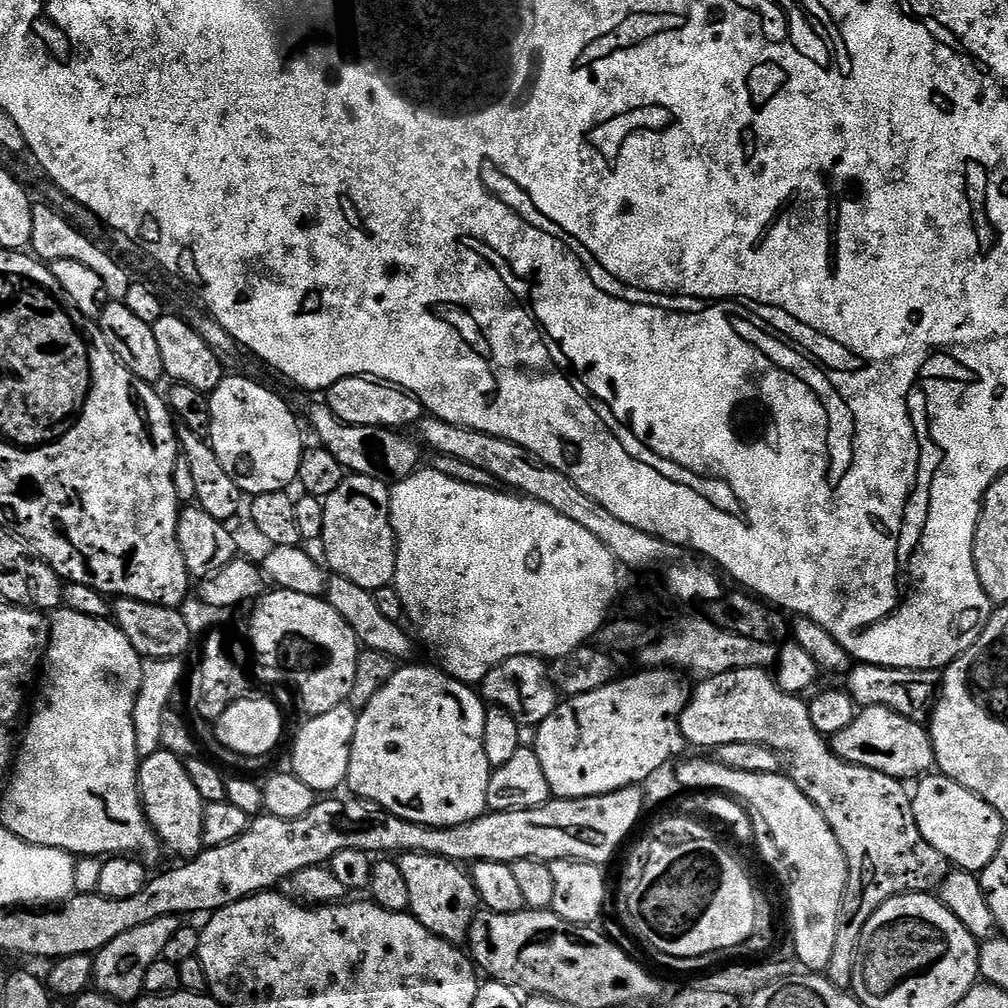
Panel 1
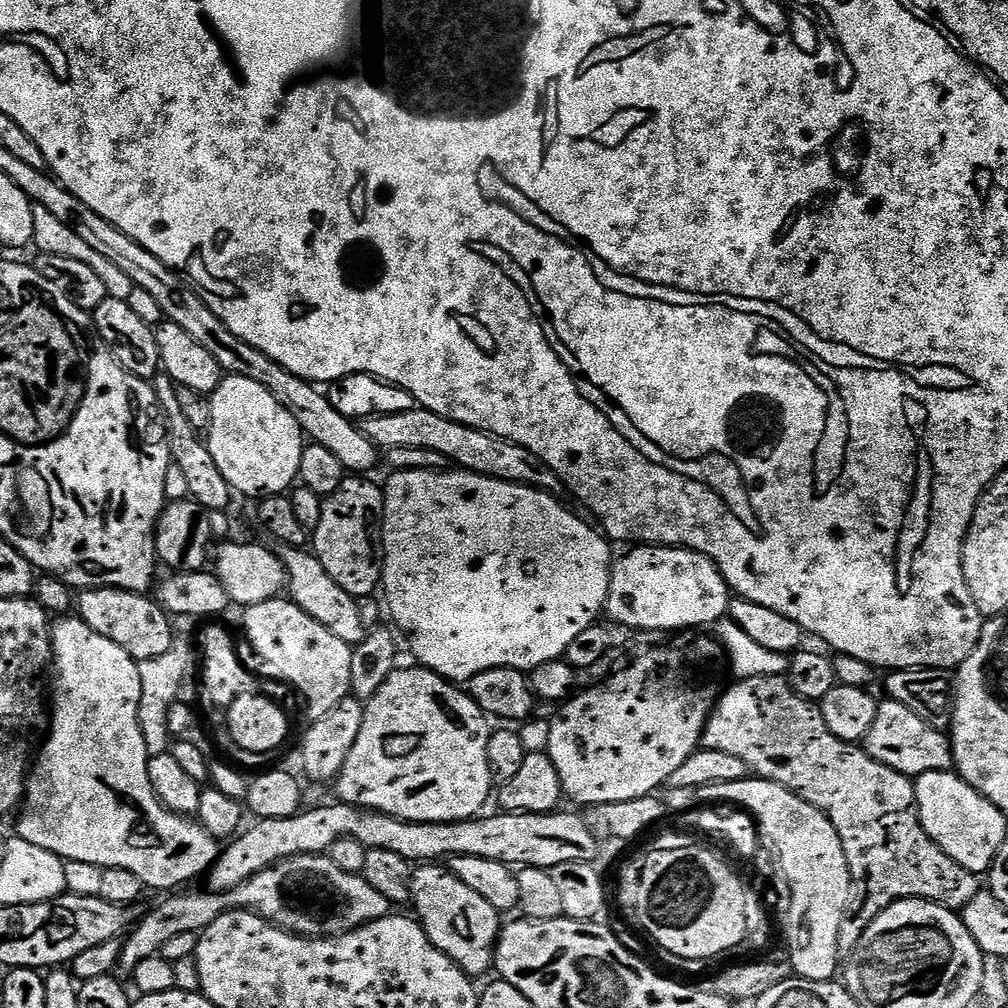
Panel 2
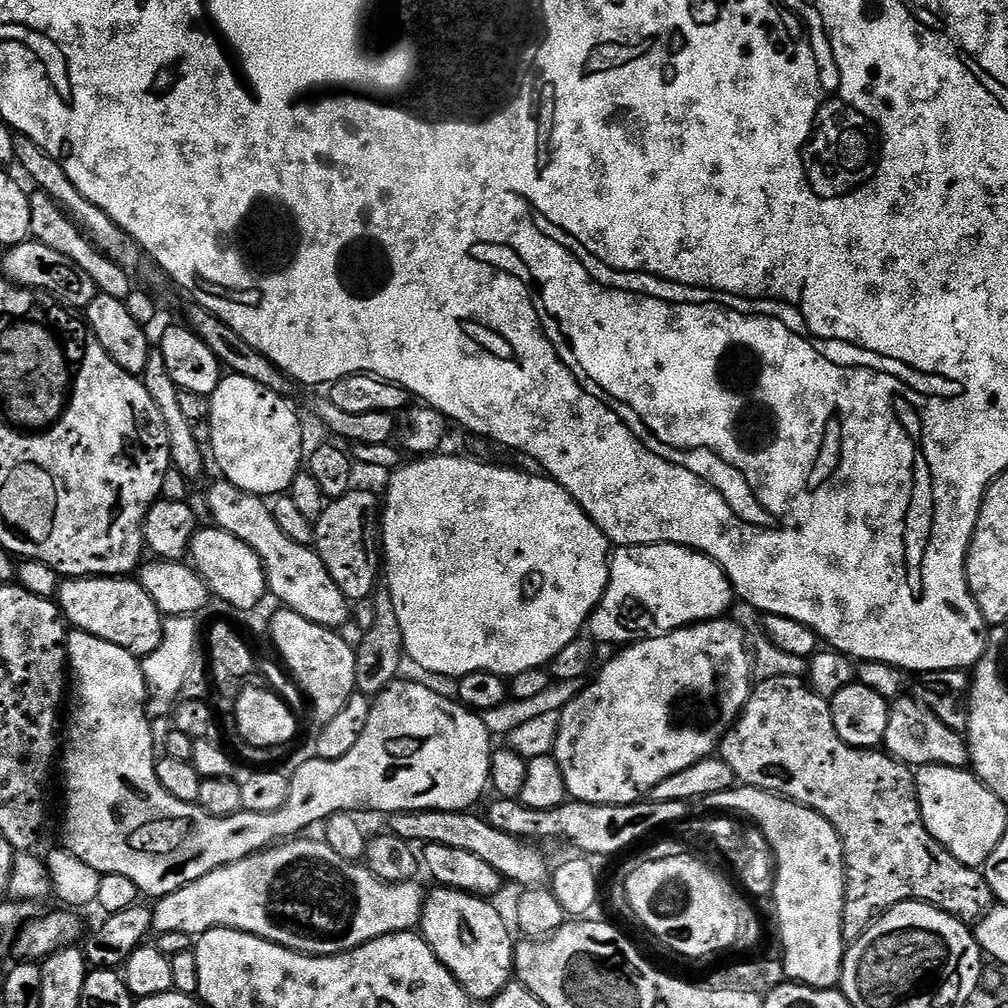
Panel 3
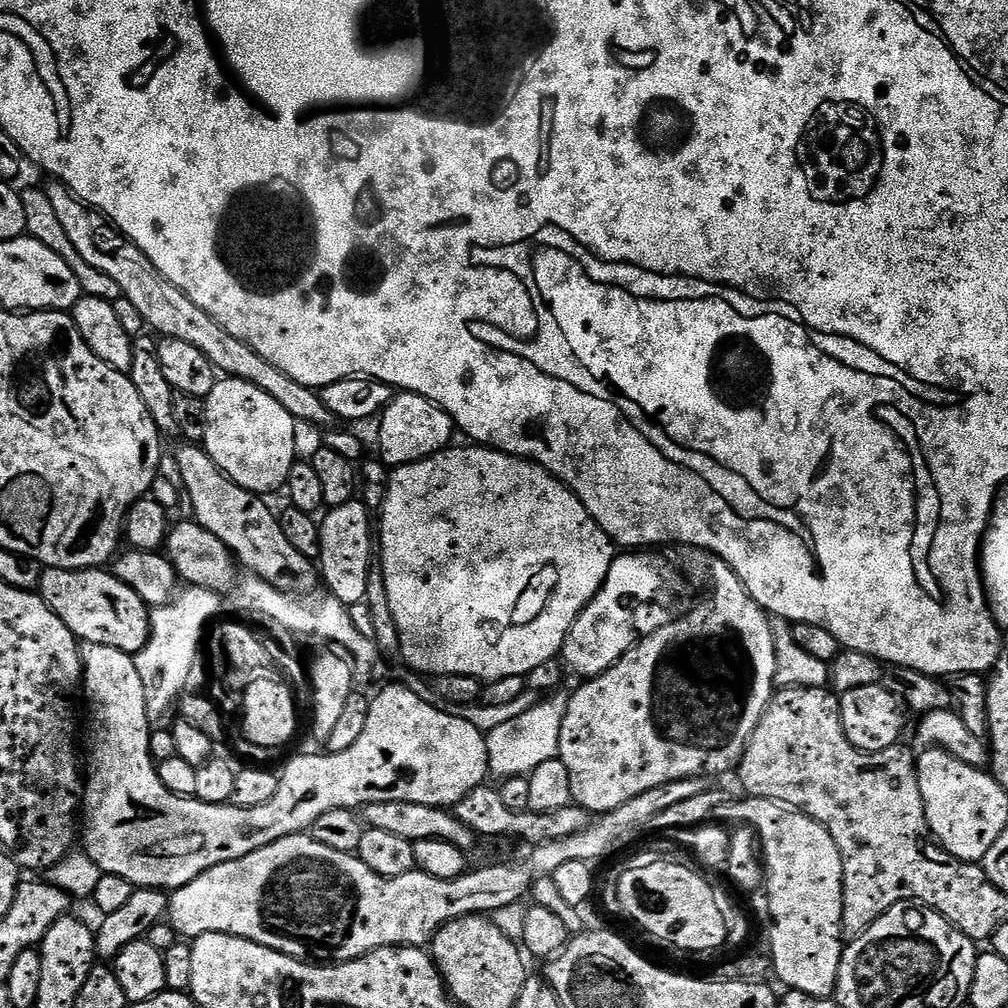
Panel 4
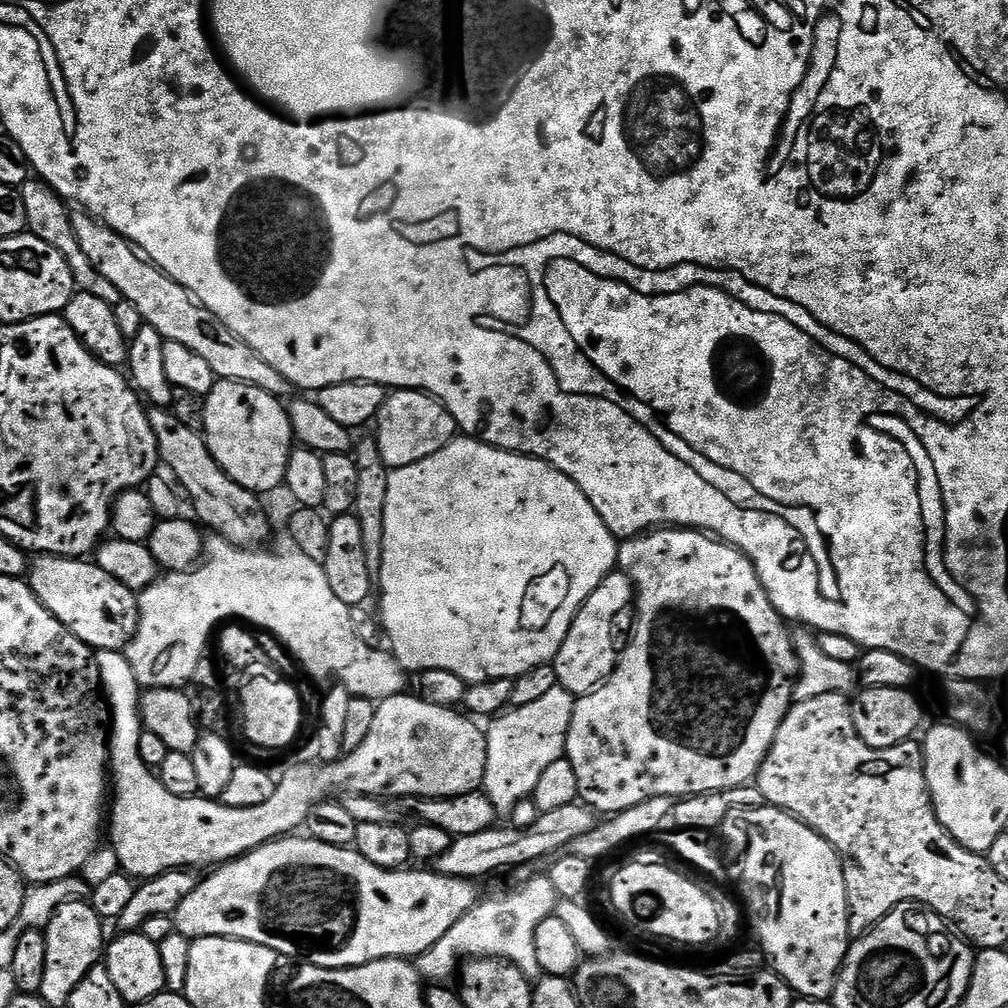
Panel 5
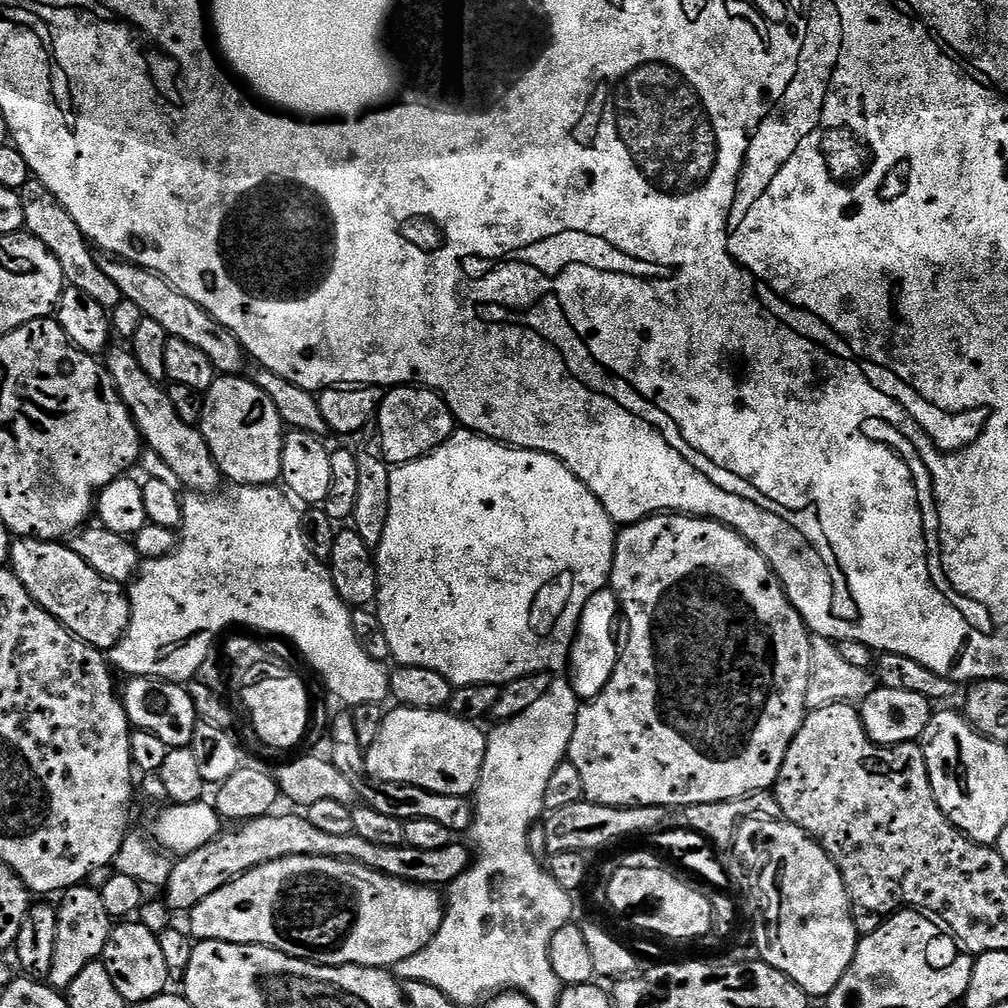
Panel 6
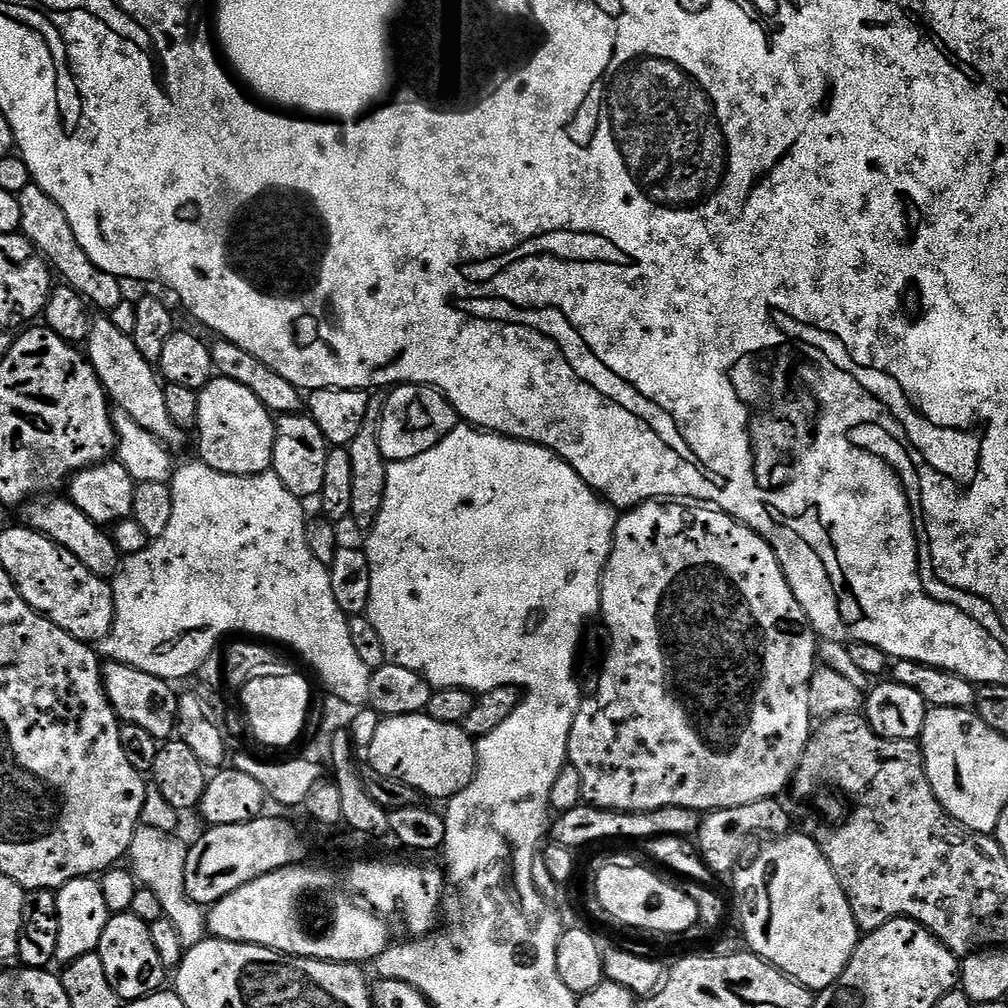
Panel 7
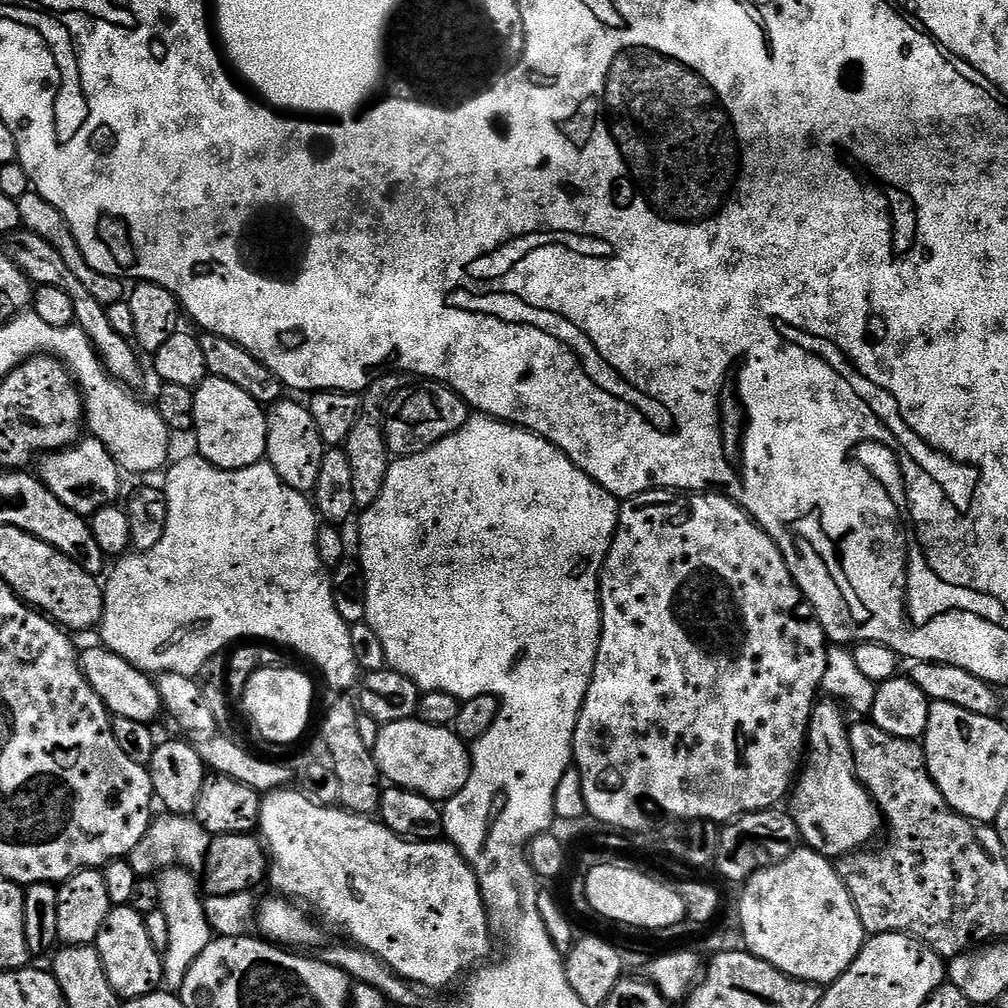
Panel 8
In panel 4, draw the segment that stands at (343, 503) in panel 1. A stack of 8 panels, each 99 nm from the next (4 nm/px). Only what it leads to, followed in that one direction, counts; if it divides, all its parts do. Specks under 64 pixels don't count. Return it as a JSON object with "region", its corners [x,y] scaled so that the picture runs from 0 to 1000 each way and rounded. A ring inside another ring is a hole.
{"region":[[[354,494],[343,502],[325,504],[317,521],[317,555],[315,571],[325,582],[324,586],[335,597],[346,601],[362,598],[368,554],[371,551],[371,512],[365,509],[366,501]]]}

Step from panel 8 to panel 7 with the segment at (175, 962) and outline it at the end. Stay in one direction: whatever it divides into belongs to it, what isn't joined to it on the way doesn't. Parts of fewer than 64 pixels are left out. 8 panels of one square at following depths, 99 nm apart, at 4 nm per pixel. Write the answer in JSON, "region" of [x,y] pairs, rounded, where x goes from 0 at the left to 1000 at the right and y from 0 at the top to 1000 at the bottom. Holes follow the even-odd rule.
{"region":[[[147,815],[136,821],[131,837],[127,841],[126,852],[131,853],[129,864],[142,880],[148,881],[157,889],[163,904],[162,912],[173,915],[184,941],[200,935],[207,928],[206,911],[203,902],[193,897],[185,887],[185,851],[188,838],[182,837],[175,829],[162,825]]]}

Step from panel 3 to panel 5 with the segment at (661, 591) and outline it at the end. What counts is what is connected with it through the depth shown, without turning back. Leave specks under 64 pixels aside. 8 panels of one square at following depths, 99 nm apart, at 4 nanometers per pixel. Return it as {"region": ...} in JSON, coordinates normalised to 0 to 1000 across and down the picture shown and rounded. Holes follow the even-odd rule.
{"region":[[[608,565],[593,579],[592,585],[585,589],[585,593],[575,602],[554,649],[549,655],[553,680],[562,684],[568,691],[574,692],[585,688],[602,675],[611,663],[614,655],[607,649],[607,635],[605,635],[605,617],[609,609],[621,599],[625,583],[619,575],[621,568]]]}

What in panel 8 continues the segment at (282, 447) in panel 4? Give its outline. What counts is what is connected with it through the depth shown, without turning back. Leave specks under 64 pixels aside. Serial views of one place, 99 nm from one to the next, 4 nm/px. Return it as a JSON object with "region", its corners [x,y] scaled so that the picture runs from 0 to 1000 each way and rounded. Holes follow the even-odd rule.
{"region":[[[207,373],[192,387],[192,434],[197,451],[213,464],[240,466],[259,459],[266,451],[266,414],[263,406],[248,391],[236,387],[232,379]]]}

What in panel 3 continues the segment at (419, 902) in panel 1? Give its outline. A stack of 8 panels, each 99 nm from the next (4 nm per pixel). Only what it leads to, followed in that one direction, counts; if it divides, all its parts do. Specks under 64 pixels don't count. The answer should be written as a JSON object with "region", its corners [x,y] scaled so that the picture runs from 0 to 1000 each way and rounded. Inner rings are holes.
{"region":[[[433,879],[430,880],[430,882],[430,885],[426,884],[421,891],[421,905],[417,909],[417,915],[415,918],[416,928],[420,929],[421,934],[427,938],[427,942],[431,942],[431,946],[438,954],[438,958],[442,958],[442,962],[448,964],[448,969],[459,978],[462,982],[462,986],[467,988],[469,993],[476,994],[476,992],[480,992],[480,994],[487,994],[503,976],[509,975],[510,972],[510,961],[512,959],[512,937],[510,936],[510,932],[508,933],[509,922],[506,920],[506,917],[506,922],[504,922],[504,917],[500,914],[499,907],[488,898],[489,894],[487,892],[478,889],[469,889],[467,885],[456,885],[452,881],[438,881]]]}

